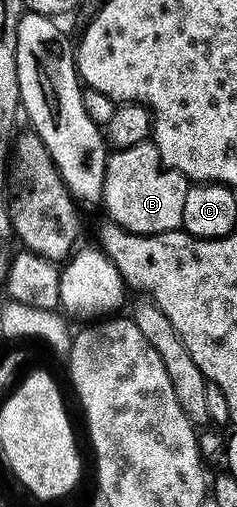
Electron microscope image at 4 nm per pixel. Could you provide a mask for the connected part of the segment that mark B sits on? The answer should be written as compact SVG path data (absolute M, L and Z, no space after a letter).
M146 143L108 154L101 200L109 212L108 220L122 225L128 233L166 233L182 228L183 205L190 186L182 173L166 169L159 151Z

